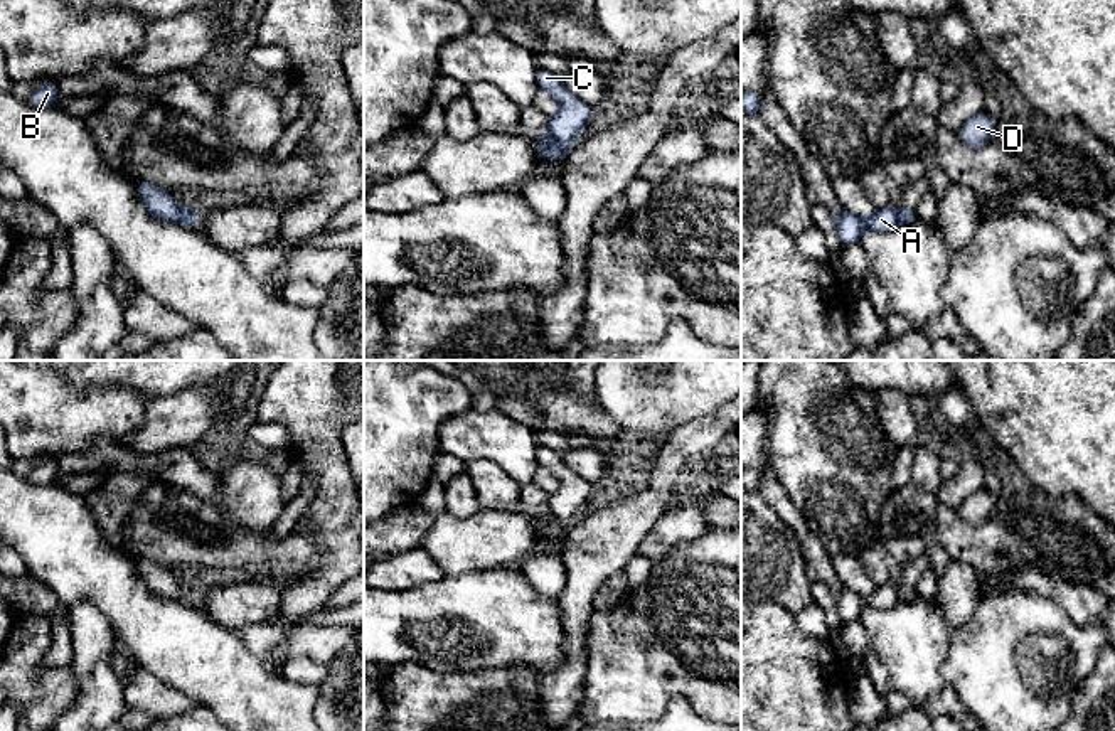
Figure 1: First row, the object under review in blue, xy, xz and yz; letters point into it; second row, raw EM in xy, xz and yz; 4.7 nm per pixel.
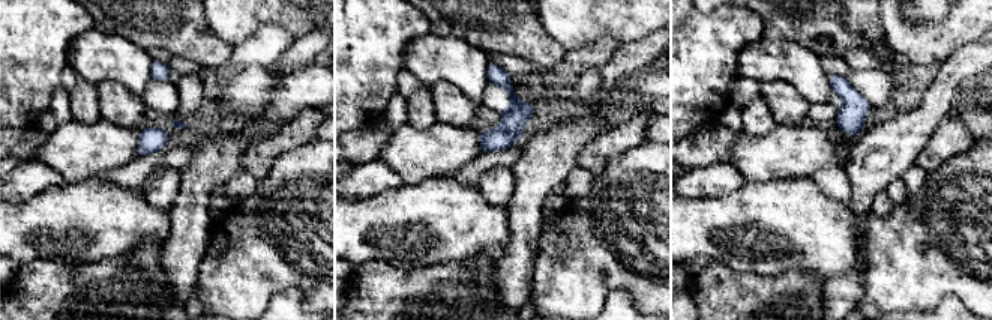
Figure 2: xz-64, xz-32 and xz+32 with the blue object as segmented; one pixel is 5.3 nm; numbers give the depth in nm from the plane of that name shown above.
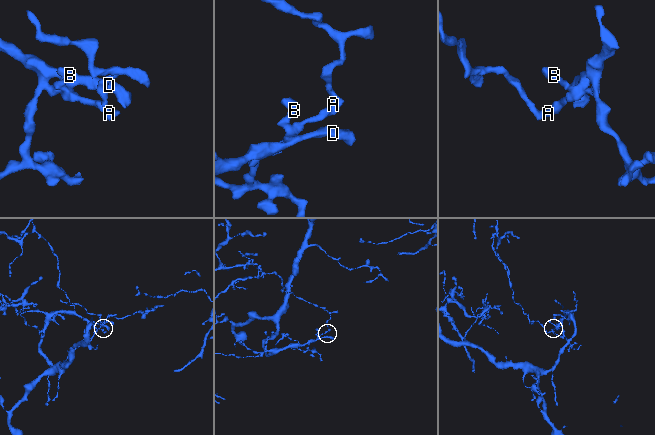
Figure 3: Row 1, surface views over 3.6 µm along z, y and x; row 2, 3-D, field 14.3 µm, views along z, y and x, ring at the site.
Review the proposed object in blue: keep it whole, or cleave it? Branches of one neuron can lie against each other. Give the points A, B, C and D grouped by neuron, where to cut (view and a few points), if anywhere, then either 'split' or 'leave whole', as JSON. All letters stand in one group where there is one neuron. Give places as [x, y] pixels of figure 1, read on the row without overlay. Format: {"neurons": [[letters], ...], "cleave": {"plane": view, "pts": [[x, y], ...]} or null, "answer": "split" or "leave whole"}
{"neurons": [["A", "C"], ["B", "D"]], "cleave": {"plane": "xz", "pts": [[546, 511], [566, 526]]}, "answer": "split"}

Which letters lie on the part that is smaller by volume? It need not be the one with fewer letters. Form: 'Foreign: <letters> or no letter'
Foreign: A, C

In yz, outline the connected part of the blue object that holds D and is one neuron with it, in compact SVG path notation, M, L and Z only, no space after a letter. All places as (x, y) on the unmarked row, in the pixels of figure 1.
M979 490L967 497L957 512L963 517L970 526L980 526L989 520L994 514L995 499L985 490Z

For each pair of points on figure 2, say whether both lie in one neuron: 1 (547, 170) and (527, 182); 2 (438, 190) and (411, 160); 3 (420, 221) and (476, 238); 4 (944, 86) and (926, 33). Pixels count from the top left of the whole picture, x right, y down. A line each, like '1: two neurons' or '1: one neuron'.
1: one neuron
2: two neurons
3: one neuron
4: two neurons

